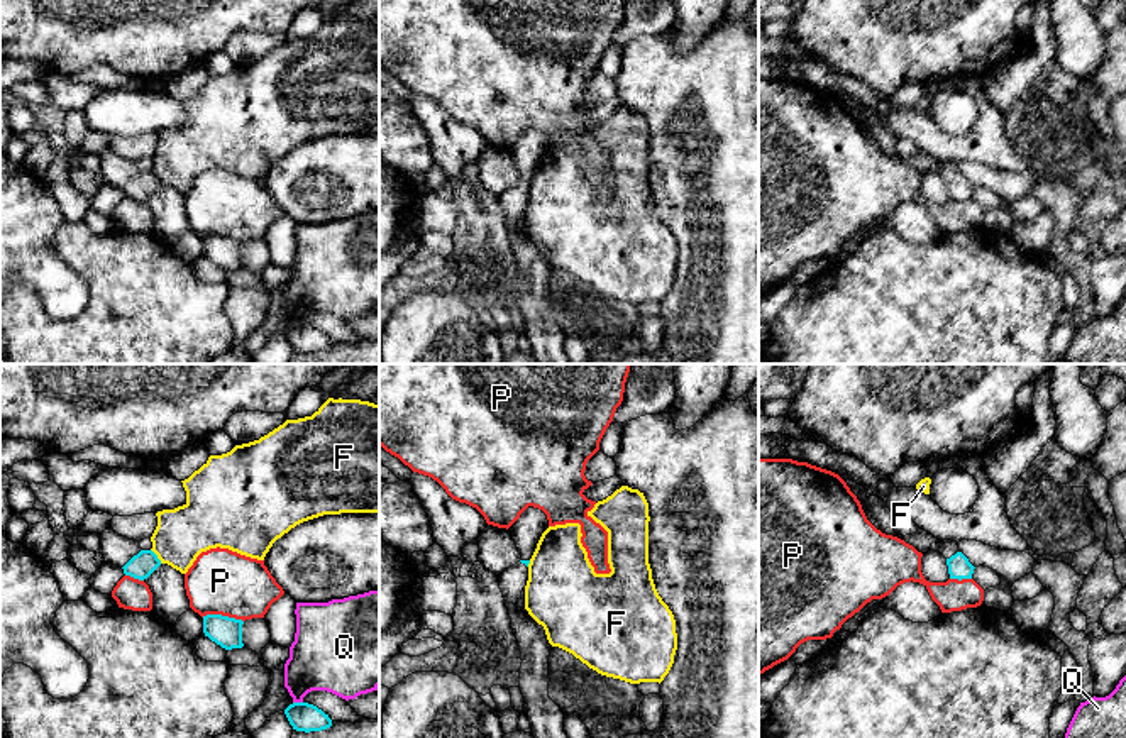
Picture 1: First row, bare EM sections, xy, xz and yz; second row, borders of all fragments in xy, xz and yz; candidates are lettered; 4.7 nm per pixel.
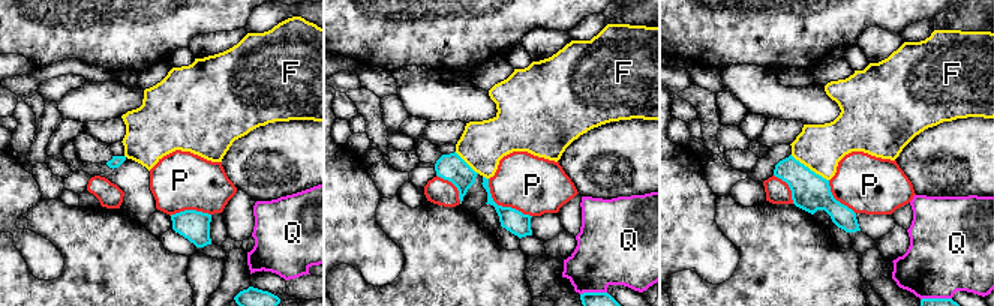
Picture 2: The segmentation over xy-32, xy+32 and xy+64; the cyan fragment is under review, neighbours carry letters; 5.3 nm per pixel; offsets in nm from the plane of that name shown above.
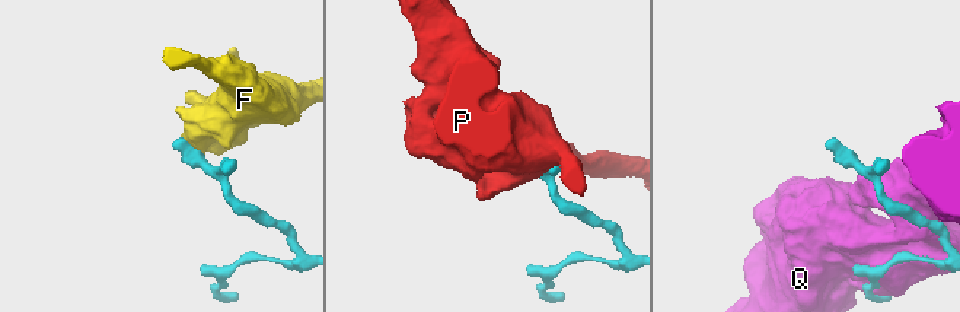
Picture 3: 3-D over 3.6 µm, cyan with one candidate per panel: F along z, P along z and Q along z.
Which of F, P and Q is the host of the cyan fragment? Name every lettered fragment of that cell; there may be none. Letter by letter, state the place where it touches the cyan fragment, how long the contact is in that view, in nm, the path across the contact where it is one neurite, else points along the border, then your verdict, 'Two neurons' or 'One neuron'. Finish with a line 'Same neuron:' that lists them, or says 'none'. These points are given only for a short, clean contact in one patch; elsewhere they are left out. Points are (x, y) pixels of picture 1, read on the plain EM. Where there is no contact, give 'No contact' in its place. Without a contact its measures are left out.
F: Touches cyan at xy (156, 176). Shared border 90 nm. Boundary: xy (151, 170), (161, 183). Two neurons
P: Touches cyan at xy (220, 236). Shared border 200 nm. Two neurons
Q: Touches cyan at xy (298, 324). Shared border 50 nm. Two neurons
Same neuron: none

